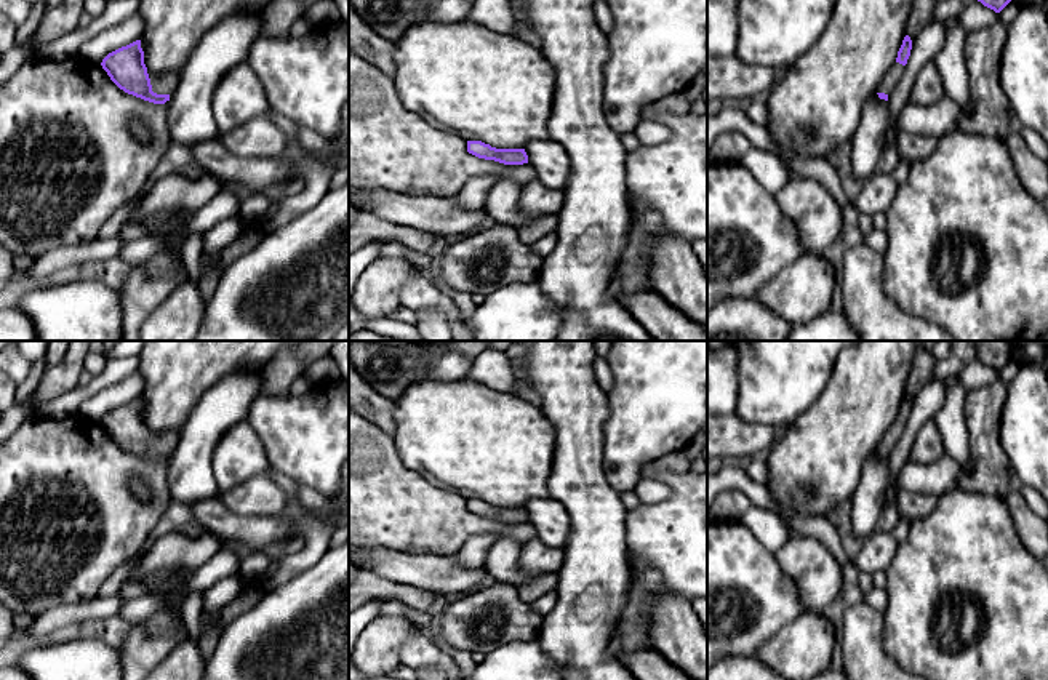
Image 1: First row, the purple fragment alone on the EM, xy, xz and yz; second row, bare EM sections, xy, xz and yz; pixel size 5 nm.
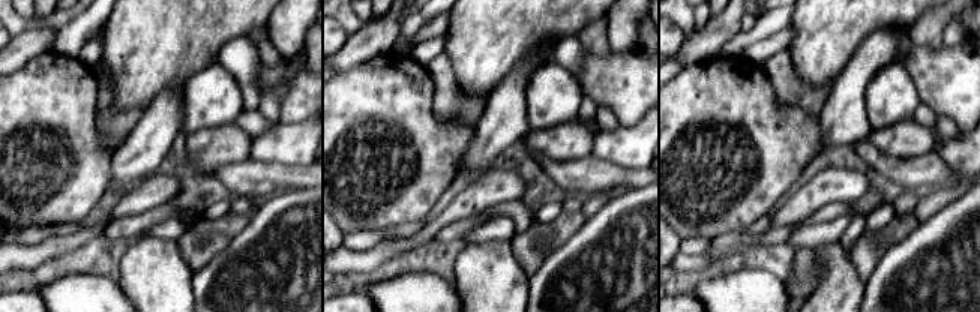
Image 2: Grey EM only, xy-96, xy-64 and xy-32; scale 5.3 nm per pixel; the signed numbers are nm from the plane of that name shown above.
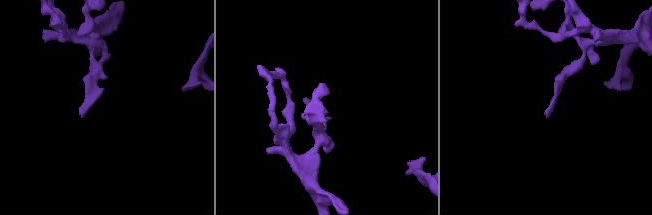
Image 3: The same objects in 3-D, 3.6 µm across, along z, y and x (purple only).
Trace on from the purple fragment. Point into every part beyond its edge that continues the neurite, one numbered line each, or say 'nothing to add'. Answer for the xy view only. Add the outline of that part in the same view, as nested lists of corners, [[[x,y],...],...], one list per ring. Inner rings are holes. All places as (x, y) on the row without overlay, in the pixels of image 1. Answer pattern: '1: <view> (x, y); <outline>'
1: xy (165, 442); [[[147,429],[147,432],[149,432],[149,437],[150,437],[150,443],[152,443],[154,451],[171,454],[176,450],[181,430],[173,429],[173,430],[157,434],[150,429]]]

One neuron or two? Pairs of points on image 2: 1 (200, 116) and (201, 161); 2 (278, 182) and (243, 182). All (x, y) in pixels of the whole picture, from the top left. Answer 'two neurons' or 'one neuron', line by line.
1: two neurons
2: one neuron

